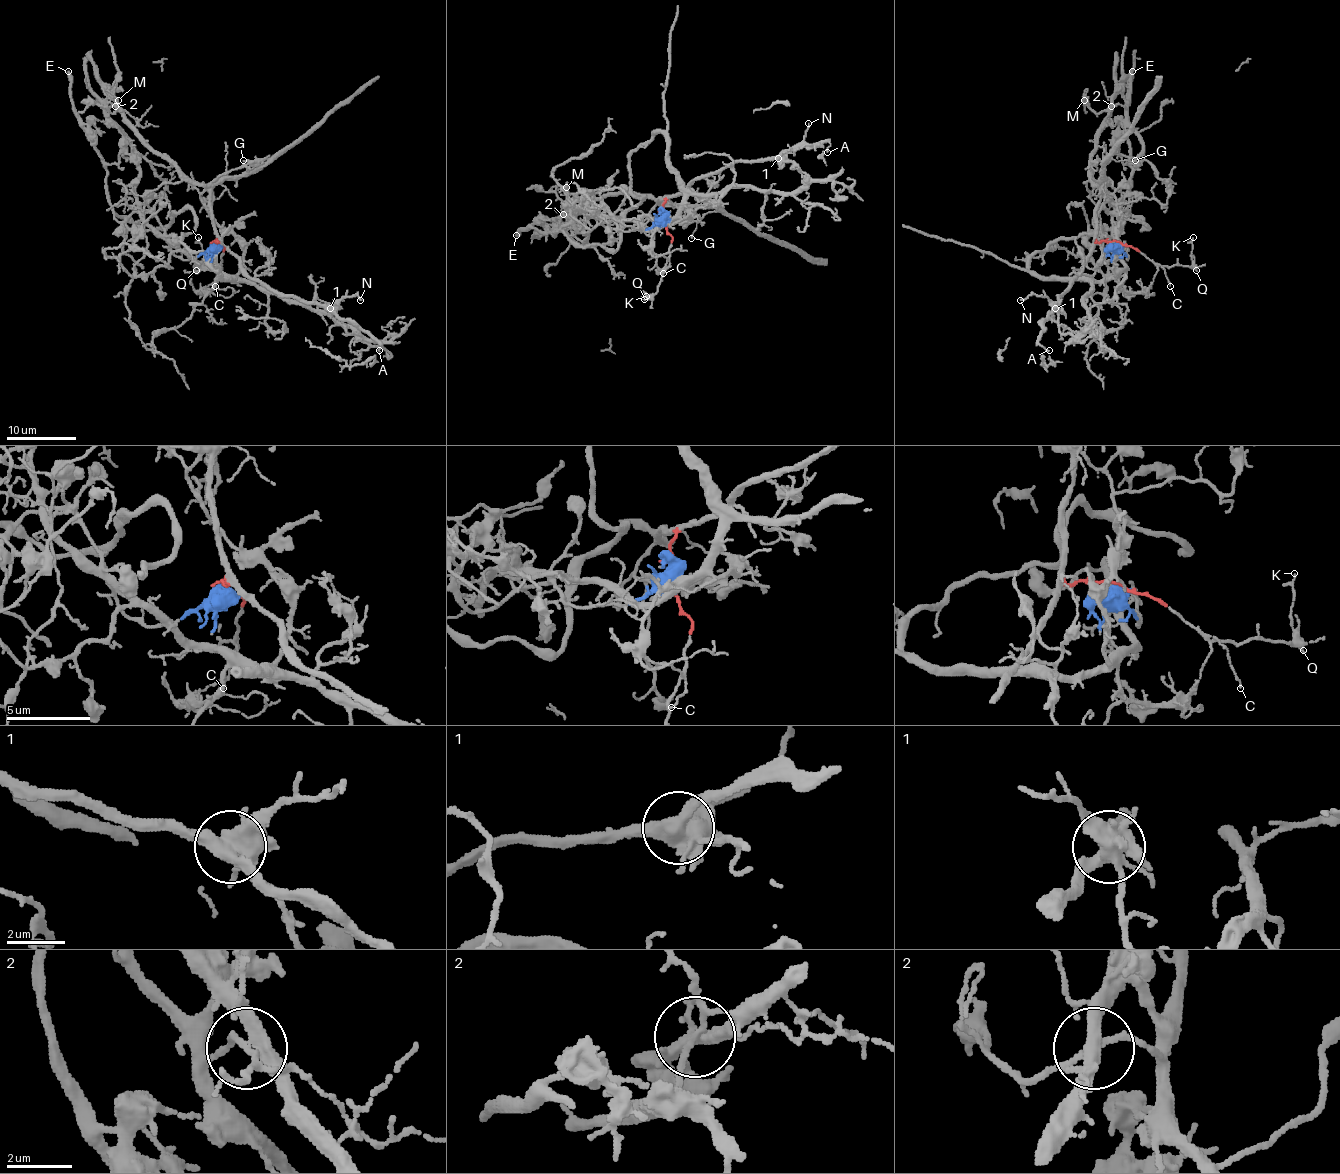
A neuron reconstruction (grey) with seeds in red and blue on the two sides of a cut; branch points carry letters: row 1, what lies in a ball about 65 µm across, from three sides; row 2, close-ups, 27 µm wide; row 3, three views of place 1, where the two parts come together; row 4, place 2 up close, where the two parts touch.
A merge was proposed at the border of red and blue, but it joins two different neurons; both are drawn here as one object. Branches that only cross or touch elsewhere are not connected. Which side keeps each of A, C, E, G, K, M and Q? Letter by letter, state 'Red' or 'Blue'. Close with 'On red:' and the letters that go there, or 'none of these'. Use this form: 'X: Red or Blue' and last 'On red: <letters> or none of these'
A: Red
C: Red
E: Blue
G: Red
K: Red
M: Blue
Q: Red
On red: A, C, G, K, Q

